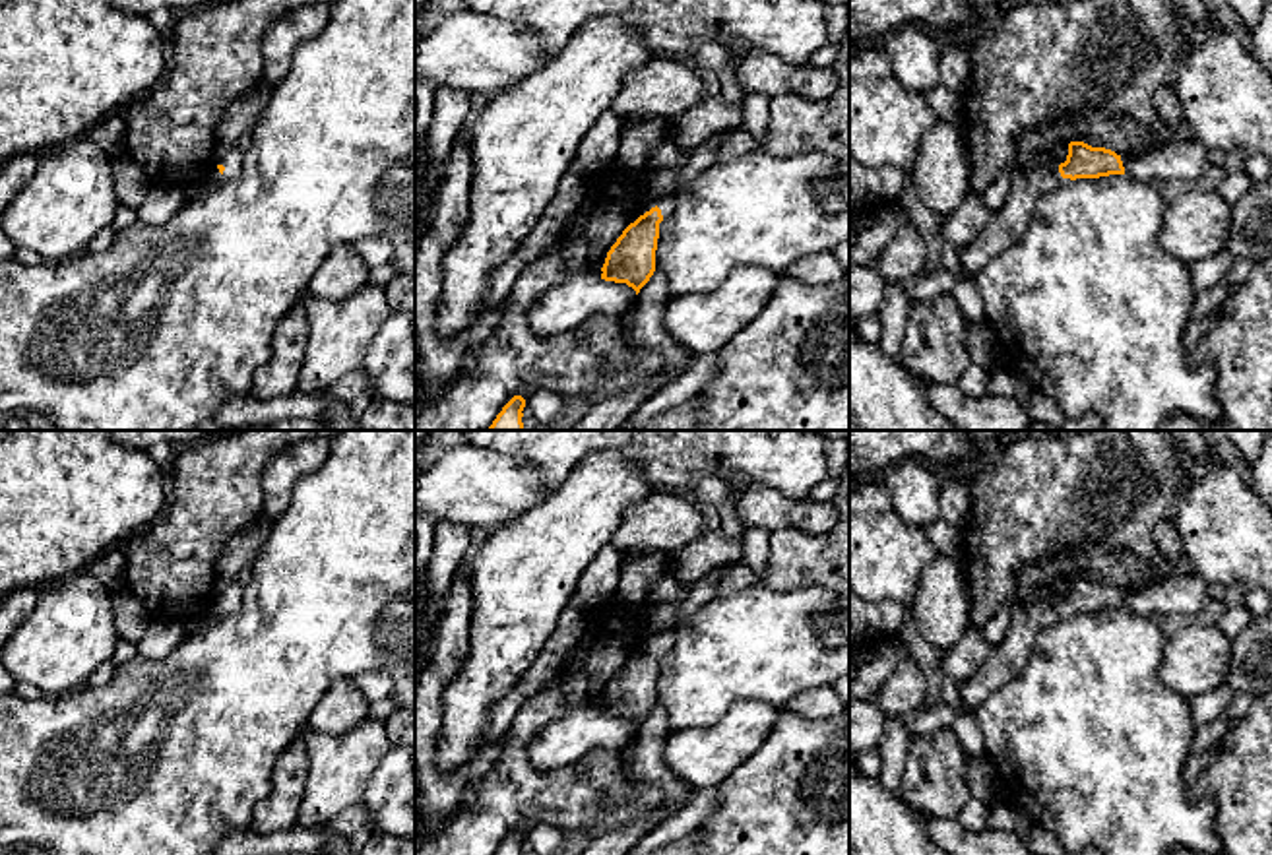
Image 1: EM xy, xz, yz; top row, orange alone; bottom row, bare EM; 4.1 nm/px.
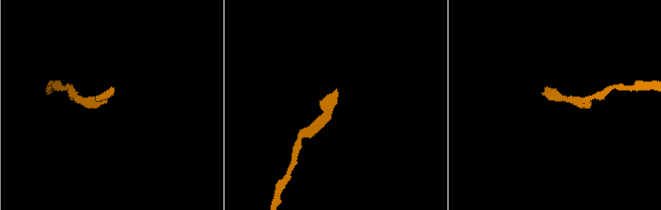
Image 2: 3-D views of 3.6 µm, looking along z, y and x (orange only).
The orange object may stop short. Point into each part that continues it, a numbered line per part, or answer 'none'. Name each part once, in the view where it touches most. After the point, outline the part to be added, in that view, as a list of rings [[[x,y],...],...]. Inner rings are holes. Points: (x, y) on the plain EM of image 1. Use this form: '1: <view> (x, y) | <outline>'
1: yz (1061, 586) | [[[1059,578],[1057,584],[1055,584],[1055,587],[1053,587],[1053,593],[1051,593],[1051,597],[1049,597],[1053,609],[1057,611],[1057,615],[1059,615],[1061,618],[1070,618],[1070,617],[1074,617],[1074,615],[1070,615],[1070,613],[1063,613],[1061,607],[1059,607],[1059,599],[1066,595],[1066,589],[1068,589],[1068,578]]]

